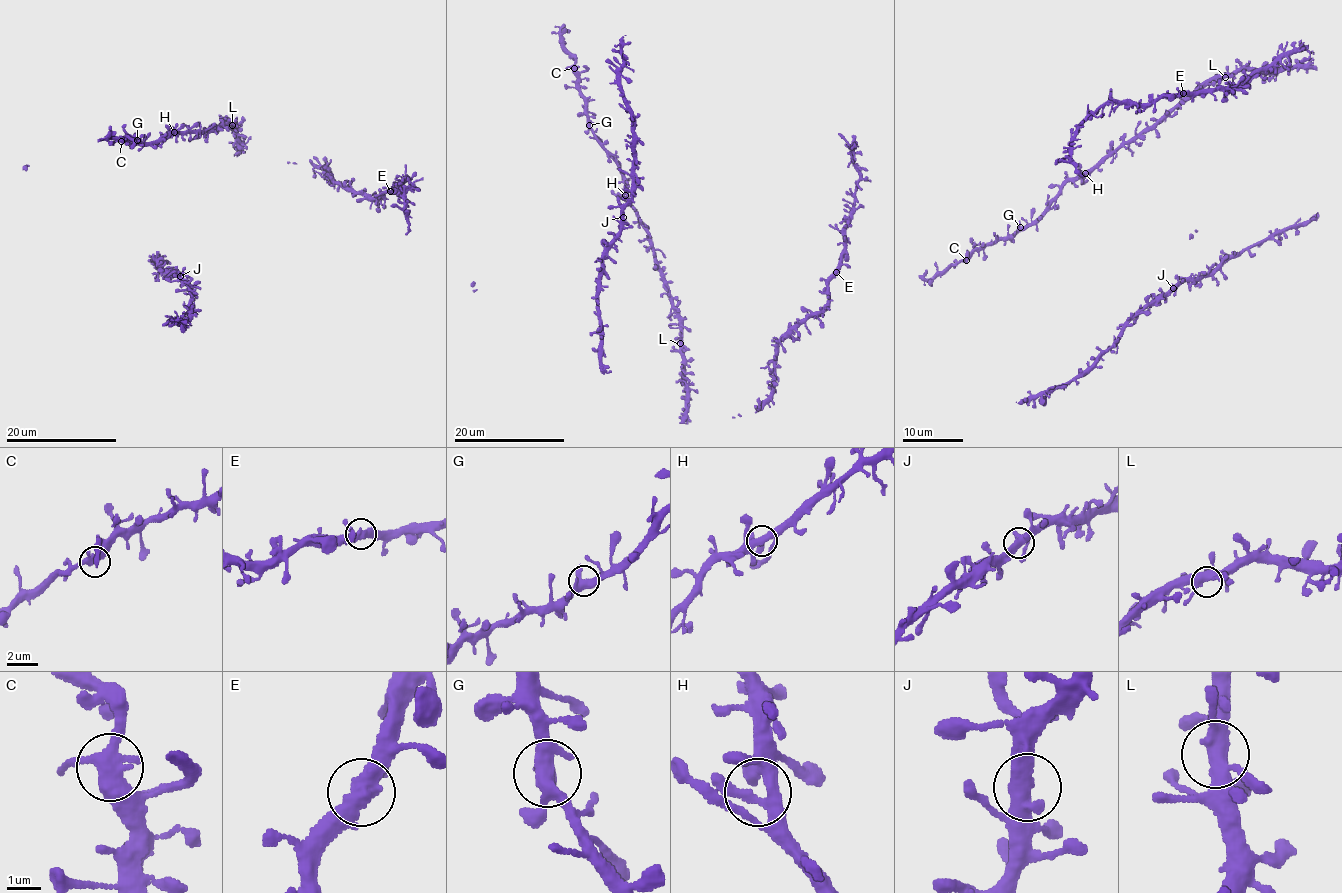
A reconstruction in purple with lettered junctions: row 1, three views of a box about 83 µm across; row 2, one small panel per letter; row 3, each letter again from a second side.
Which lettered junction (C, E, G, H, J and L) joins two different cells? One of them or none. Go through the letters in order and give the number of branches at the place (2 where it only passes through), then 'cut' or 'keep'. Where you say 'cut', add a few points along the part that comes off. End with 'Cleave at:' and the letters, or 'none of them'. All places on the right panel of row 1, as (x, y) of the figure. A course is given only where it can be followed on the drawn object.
C: 3 | keep
E: 3 | keep
G: 3 | keep
H: 3 | keep
J: 3 | keep
L: 4 | keep
Cleave at: none of them

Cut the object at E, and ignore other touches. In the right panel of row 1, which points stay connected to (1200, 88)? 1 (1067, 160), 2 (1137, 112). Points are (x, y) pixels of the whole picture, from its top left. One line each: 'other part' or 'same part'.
1: other part
2: other part

